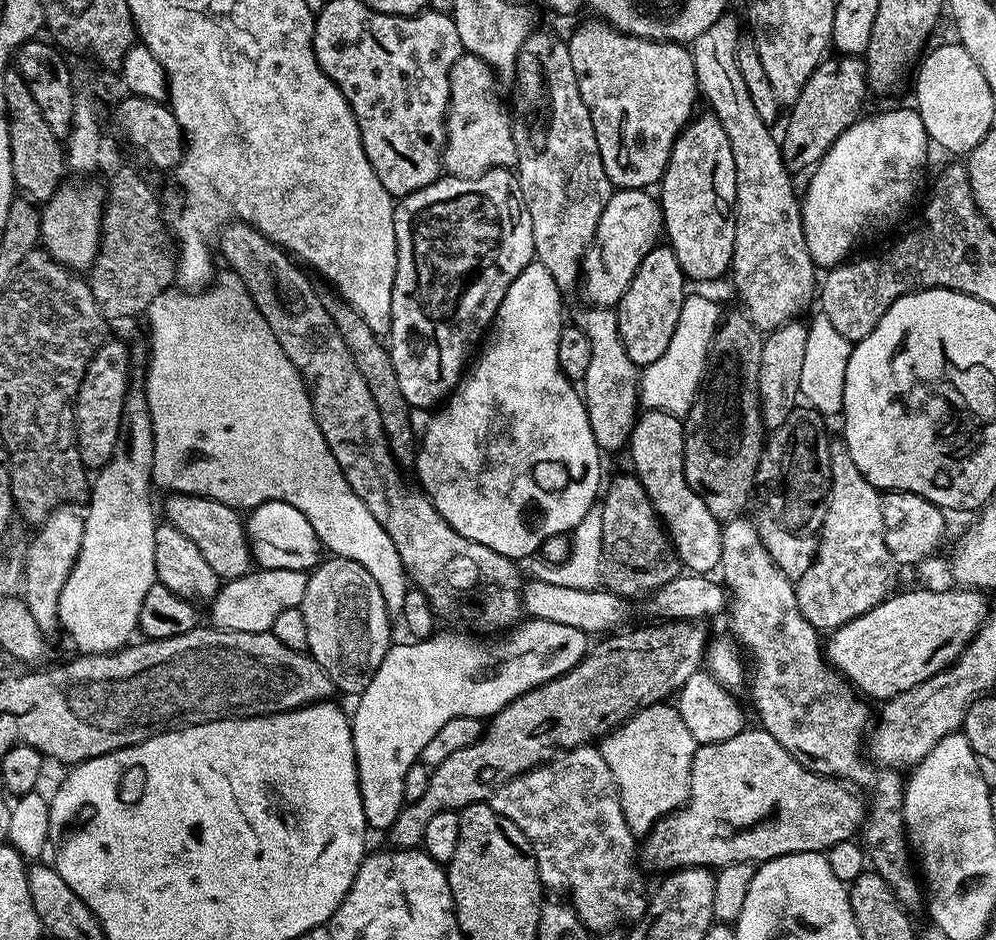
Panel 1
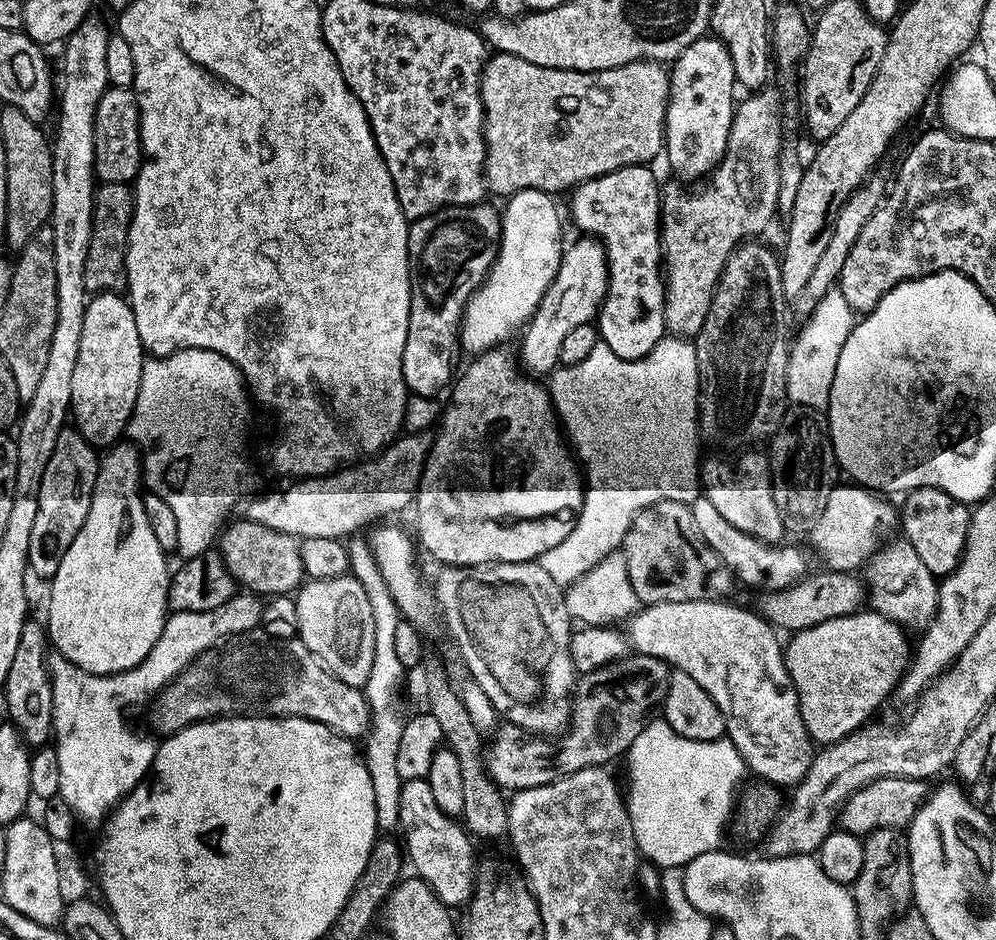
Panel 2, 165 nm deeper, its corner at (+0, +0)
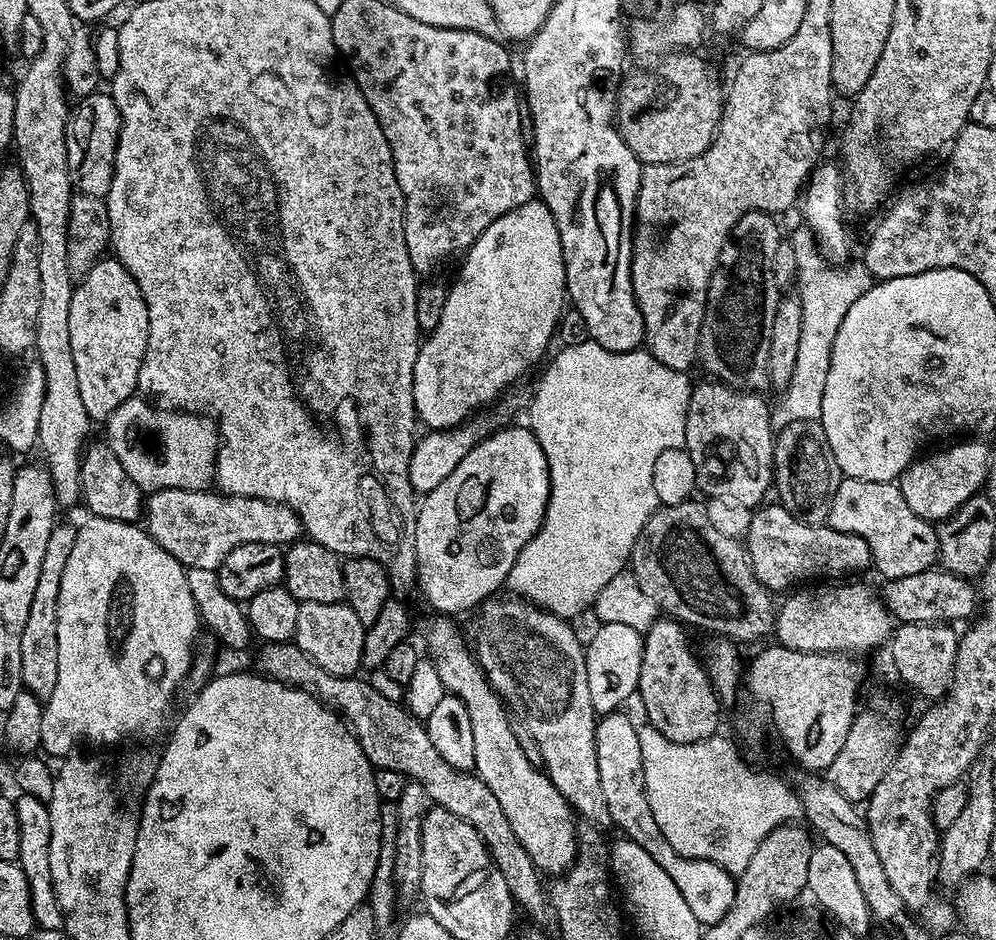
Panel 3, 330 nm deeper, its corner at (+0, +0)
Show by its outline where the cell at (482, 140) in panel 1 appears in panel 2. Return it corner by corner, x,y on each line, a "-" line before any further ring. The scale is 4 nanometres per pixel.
498,52
489,55
484,62
484,69
480,75
480,97
484,107
484,145
486,158
484,159
484,179
489,193
497,192
501,198
513,196
522,190
542,190
549,194
556,192
567,193
577,184
598,178
602,174
610,174
619,168
629,168
635,164
651,165
656,155
663,153
666,148
664,128
668,114
668,87
670,85
670,72
659,60
637,58
634,62
623,64
610,70
597,72
579,72
565,68
547,68
534,66
534,62
526,62
526,58
518,58
514,54

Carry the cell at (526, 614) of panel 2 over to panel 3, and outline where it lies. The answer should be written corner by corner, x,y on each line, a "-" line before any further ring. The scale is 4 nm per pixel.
497,594
479,605
480,633
474,640
478,662
493,688
500,693
507,707
526,722
534,742
542,750
542,768
554,786
568,800
575,813
583,816
600,830
613,827
609,802
602,794
602,778
598,774
596,725
598,714
590,702
590,685
586,678
585,645
580,644
569,621
515,594

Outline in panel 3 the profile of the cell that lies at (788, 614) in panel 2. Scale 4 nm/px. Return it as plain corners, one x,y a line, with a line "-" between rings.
929,570
910,574
910,578
889,580
883,586
883,602
900,624
948,624
956,622
952,620
967,621
978,612
978,592
973,581
953,572

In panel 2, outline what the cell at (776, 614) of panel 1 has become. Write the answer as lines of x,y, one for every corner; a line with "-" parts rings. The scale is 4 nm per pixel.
744,450
737,460
719,460
712,456
700,464
700,479
706,488
710,502
726,522
738,526
742,534
750,534
764,544
779,544
785,539
786,529
782,522
782,514
778,514
778,502
774,502
772,489
772,470
770,460
760,450

